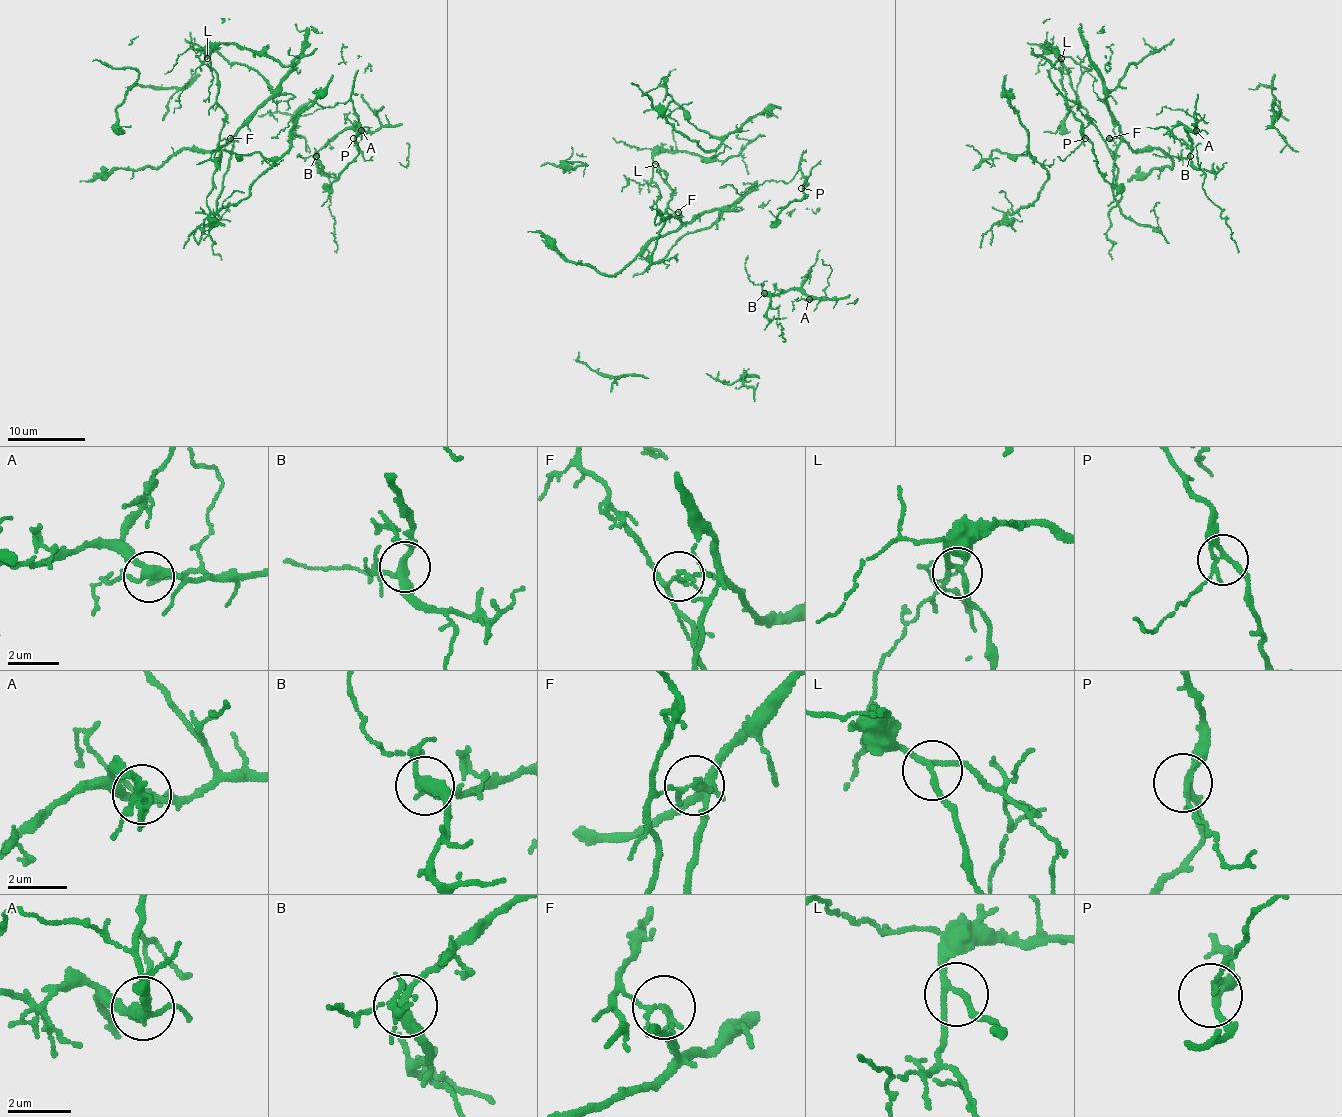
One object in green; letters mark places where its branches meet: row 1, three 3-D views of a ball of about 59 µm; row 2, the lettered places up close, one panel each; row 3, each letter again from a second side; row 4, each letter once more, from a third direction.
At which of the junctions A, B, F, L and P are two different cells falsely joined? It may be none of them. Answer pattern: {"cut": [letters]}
{"cut": ["F"]}

